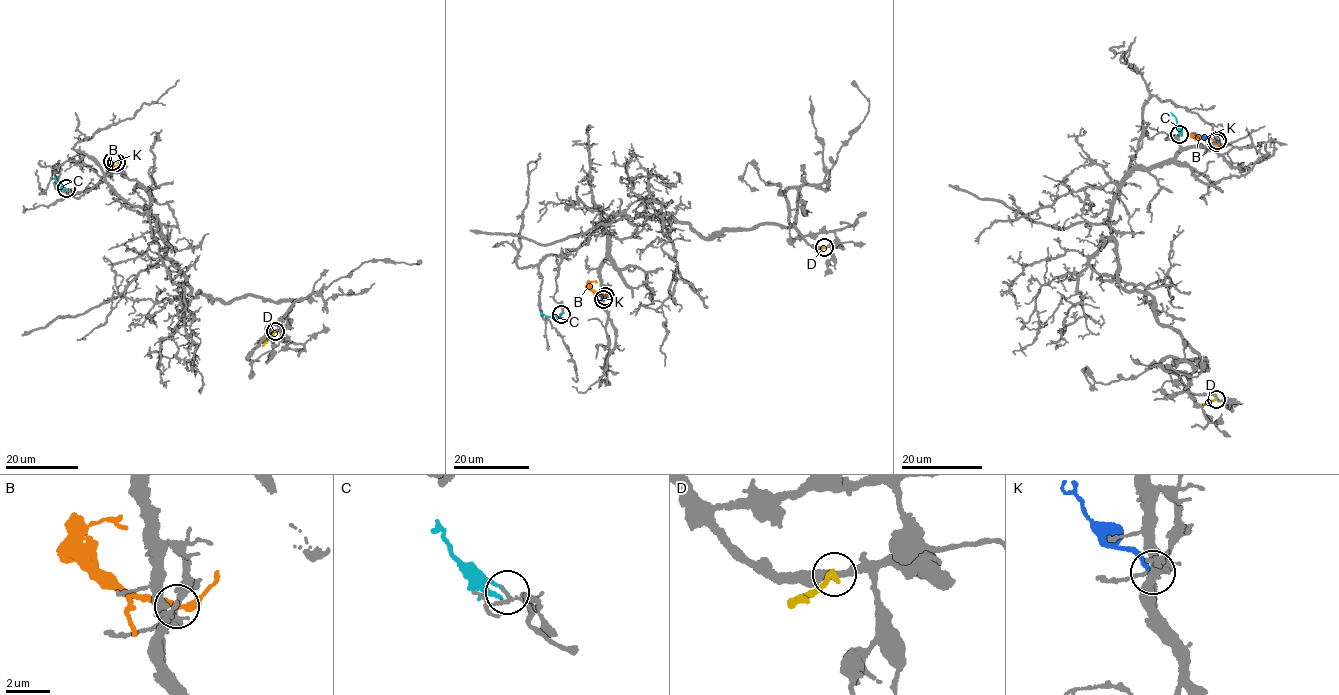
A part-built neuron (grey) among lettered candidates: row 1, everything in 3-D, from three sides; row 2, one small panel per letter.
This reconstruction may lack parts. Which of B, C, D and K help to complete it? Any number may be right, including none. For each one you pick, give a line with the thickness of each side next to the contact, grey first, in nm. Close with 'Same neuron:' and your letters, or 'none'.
Same neuron: none

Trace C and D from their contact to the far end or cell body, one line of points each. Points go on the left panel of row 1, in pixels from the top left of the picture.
C: (66, 188), (54, 176)
D: (276, 331), (262, 345)

